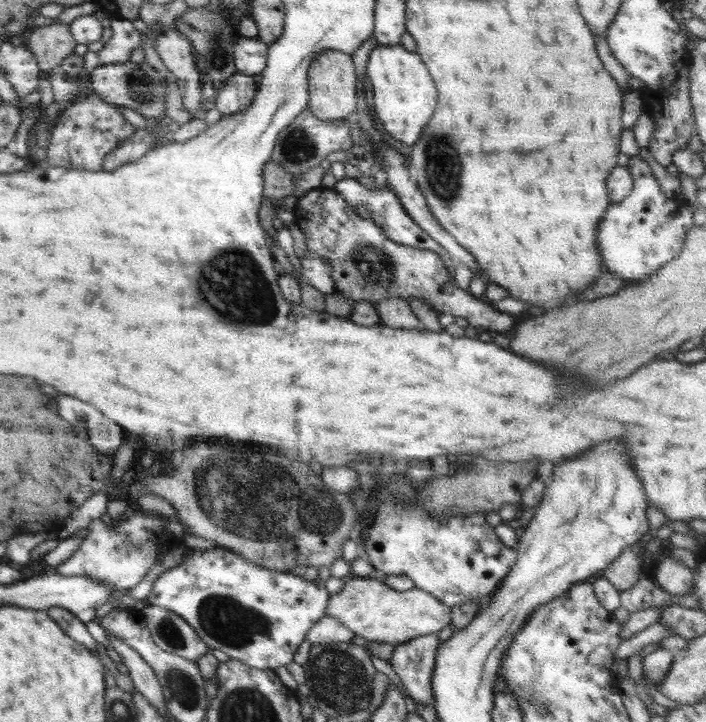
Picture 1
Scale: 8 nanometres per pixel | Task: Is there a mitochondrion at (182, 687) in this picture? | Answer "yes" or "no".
yes

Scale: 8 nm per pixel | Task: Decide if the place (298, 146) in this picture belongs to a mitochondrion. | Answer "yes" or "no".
yes

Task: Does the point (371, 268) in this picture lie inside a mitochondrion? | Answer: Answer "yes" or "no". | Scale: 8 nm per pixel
yes

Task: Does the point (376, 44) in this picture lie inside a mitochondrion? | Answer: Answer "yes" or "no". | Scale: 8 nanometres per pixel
no

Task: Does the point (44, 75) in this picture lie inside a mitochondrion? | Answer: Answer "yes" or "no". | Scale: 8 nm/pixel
no

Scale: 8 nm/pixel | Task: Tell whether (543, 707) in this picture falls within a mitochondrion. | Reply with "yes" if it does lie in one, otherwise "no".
yes

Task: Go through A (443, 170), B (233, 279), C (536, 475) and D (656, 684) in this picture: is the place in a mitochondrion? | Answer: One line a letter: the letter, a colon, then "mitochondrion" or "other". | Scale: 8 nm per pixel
A: mitochondrion
B: mitochondrion
C: other
D: other

